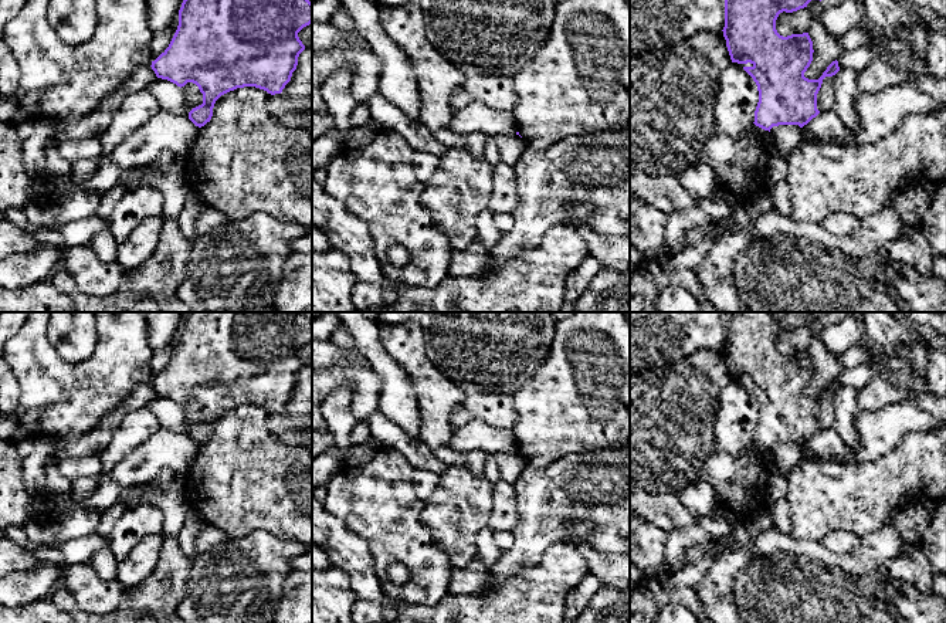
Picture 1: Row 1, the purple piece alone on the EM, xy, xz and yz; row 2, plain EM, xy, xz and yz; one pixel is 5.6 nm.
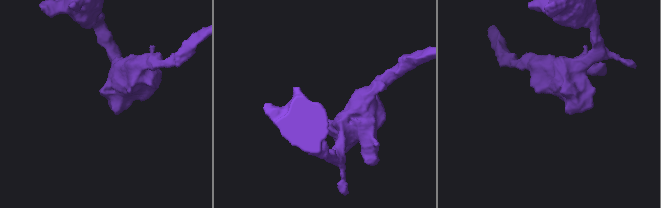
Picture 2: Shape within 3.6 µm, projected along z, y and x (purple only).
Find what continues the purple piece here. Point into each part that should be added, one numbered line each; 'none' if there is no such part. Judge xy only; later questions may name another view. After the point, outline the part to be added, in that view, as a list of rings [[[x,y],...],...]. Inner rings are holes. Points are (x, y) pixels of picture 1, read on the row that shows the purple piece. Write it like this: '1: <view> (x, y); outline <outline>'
none

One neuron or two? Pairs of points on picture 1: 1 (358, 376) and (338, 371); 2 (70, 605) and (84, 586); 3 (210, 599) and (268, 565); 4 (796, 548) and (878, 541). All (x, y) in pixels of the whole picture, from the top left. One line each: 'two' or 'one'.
1: one
2: two
3: one
4: one

